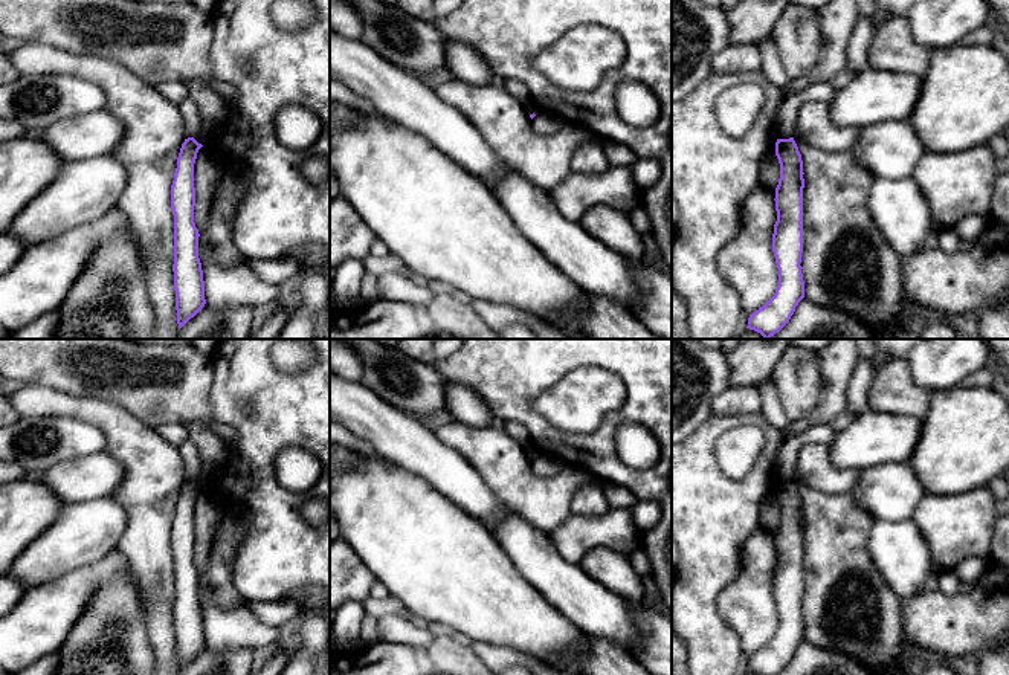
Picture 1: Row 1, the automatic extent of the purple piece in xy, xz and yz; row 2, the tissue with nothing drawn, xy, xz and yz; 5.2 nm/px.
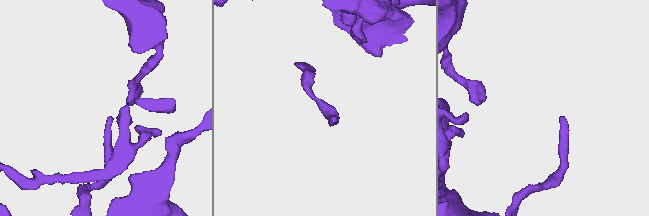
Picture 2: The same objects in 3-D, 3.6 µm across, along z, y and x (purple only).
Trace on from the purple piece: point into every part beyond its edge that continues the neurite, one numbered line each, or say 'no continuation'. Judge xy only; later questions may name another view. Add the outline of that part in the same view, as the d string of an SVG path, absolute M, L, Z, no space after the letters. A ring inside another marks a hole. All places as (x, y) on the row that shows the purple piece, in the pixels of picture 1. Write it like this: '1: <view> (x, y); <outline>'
no continuation

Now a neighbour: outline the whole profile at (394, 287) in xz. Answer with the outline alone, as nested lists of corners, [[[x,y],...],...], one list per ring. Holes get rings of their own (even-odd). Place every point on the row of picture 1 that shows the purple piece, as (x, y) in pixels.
[[[386,272],[379,276],[380,299],[389,302],[427,304],[435,298],[429,287],[415,284],[409,276]]]

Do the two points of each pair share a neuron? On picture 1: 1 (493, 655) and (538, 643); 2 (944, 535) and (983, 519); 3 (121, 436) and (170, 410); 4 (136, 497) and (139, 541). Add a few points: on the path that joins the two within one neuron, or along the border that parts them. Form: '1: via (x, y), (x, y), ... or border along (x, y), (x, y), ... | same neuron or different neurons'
1: border along (478, 640), (510, 646), (533, 658) | different neurons
2: via (953, 527), (974, 519) | same neuron
3: border along (113, 403), (125, 408), (154, 429) | different neurons
4: via (139, 507), (139, 530) | same neuron

